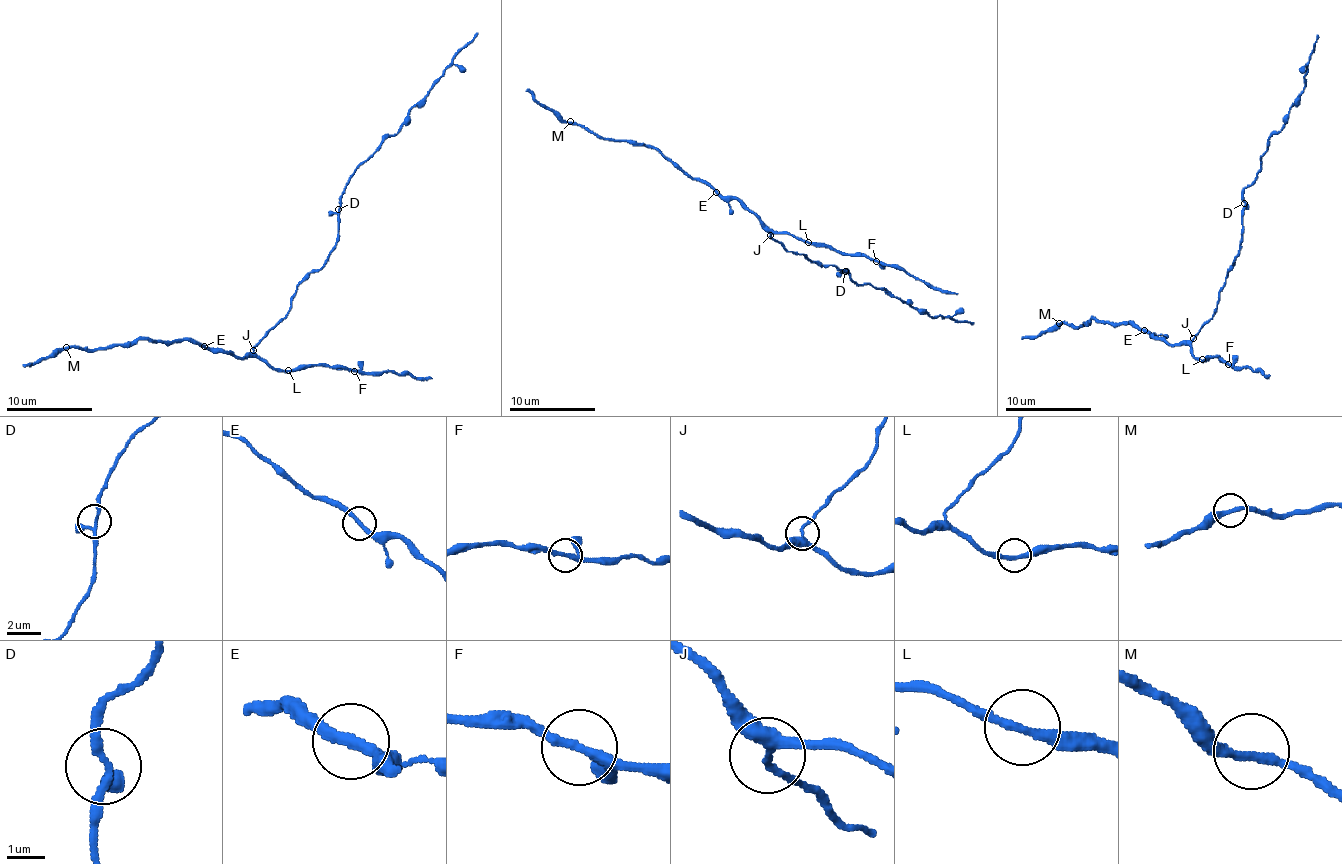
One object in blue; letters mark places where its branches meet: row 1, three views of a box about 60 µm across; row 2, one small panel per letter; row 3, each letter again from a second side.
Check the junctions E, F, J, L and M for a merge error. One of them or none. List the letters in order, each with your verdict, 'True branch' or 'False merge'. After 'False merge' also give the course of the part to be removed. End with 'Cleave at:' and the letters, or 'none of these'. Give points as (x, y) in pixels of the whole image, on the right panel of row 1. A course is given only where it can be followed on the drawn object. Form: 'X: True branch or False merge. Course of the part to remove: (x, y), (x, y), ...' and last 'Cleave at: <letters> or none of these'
E: True branch
F: True branch
J: True branch
L: True branch
M: True branch
Cleave at: none of these

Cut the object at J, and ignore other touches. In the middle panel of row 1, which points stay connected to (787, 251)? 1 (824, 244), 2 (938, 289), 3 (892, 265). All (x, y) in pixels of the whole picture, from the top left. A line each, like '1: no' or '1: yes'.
1: no
2: no
3: no

